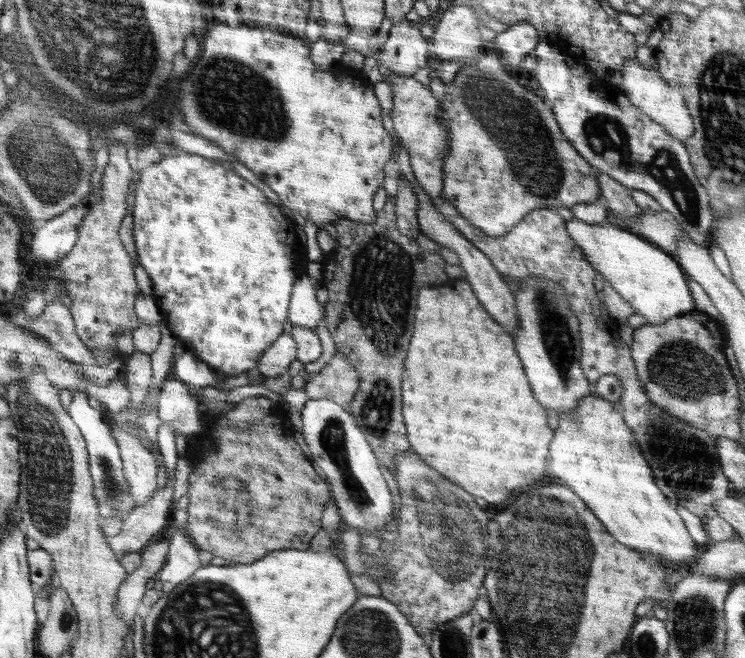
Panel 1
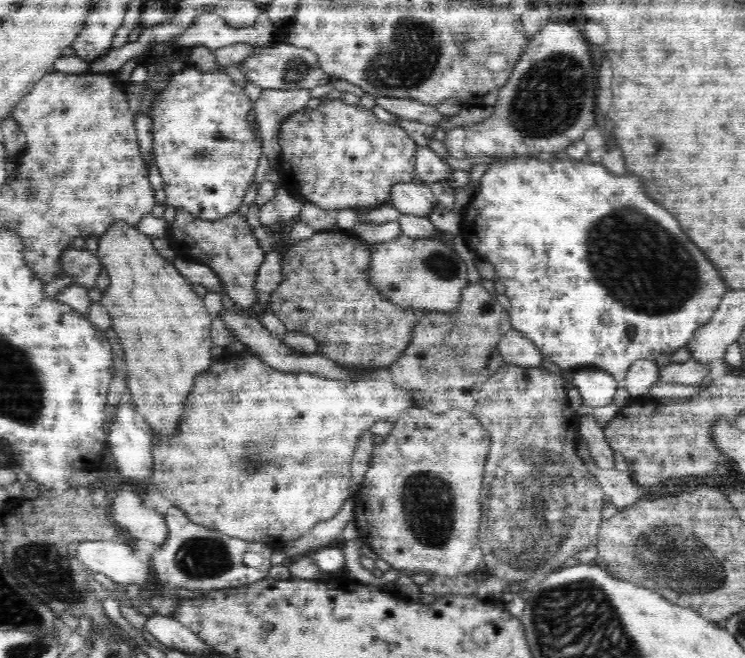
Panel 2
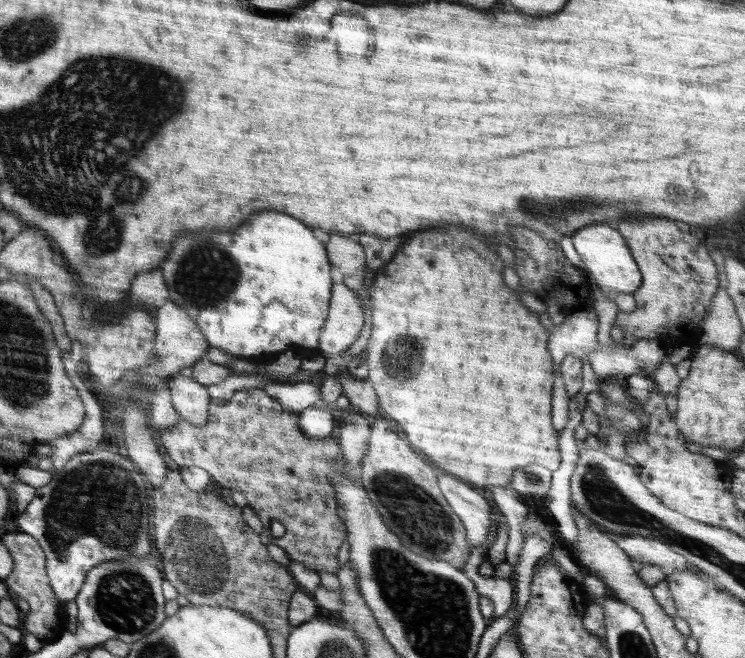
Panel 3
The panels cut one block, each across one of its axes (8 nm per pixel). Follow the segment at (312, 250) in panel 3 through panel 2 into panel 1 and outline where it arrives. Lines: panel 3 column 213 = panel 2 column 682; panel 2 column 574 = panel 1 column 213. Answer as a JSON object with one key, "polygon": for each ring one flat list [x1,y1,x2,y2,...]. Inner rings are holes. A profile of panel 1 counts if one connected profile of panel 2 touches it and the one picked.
{"polygon":[[179,152,176,156,164,156,158,163,141,170,133,185,135,205,133,209,133,235,140,264,149,274,154,286,153,296,161,308,163,319,172,329,173,335,184,349,193,352,213,370,220,370,228,377,235,377,251,368,257,368,258,360,265,350,284,333,284,322,289,313,289,302,298,273,301,258,298,249,297,226,280,211,278,205,270,203,256,186,240,177,235,171,226,170,219,161,192,153]]}

